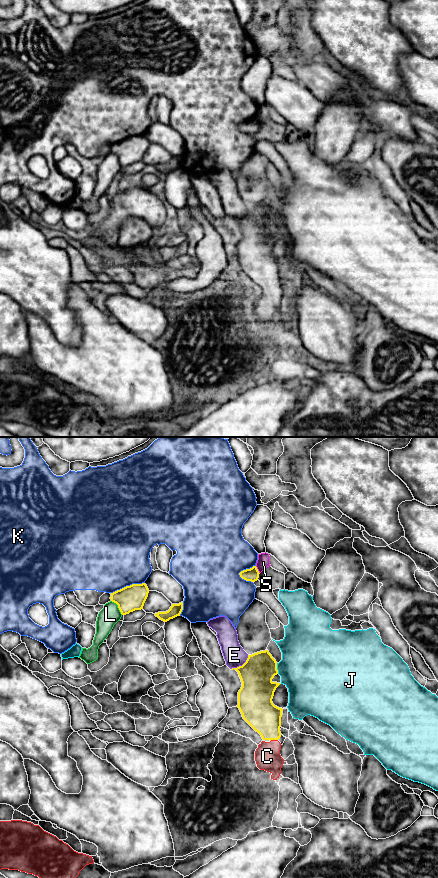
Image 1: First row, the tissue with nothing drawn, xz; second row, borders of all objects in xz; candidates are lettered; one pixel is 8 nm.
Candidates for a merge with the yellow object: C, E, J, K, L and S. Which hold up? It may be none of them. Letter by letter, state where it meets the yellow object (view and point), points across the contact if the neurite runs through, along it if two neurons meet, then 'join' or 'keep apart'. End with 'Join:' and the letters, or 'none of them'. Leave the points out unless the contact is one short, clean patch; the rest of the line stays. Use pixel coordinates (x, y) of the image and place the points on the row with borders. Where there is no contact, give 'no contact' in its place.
C: xz (273, 739) | across xz (259, 712), (265, 718), (273, 739), (273, 747), (267, 756) | join
E: xz (242, 665) | keep apart
J: xz (276, 668) | keep apart
K: xz (127, 586) | keep apart
L: xz (118, 607) | keep apart
S: xz (257, 570) | along xz (255, 566), (259, 573) | keep apart
Join: C

